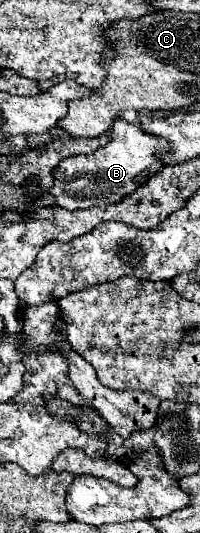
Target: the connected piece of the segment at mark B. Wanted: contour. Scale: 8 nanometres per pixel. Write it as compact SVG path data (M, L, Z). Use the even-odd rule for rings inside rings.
M115 119L113 129L111 129L111 141L101 147L99 151L93 151L91 155L77 155L63 159L57 165L55 171L55 185L53 185L53 195L57 199L57 205L69 211L75 209L89 209L95 205L115 205L119 203L125 195L133 193L141 183L137 177L141 173L157 173L163 163L157 157L159 153L171 151L169 141L157 135L149 135L145 129L127 123L125 119Z

